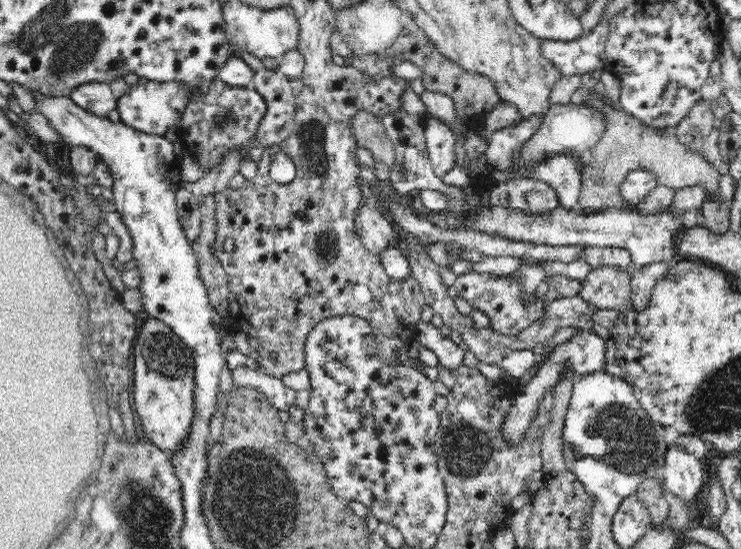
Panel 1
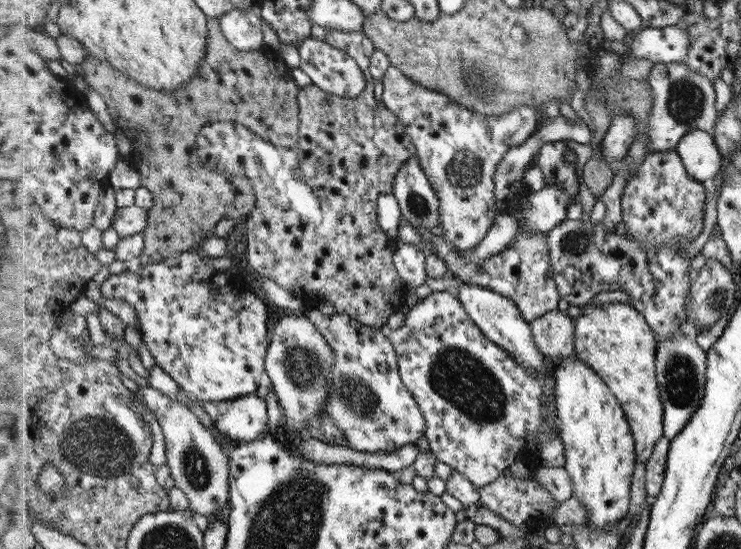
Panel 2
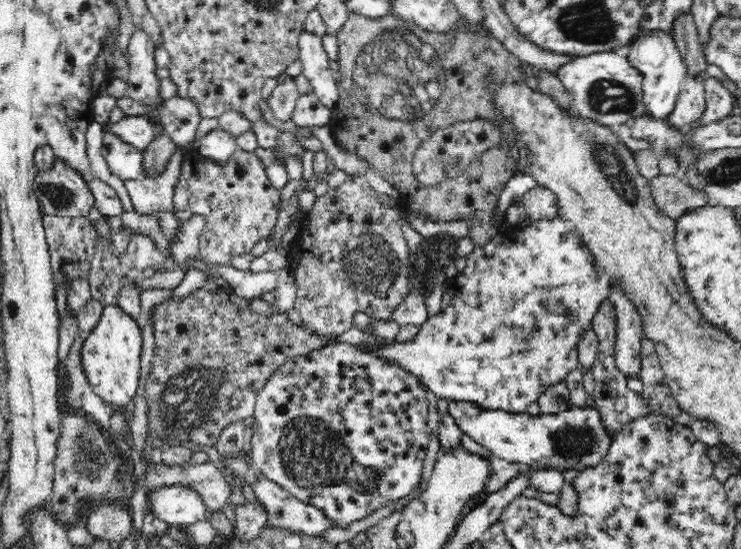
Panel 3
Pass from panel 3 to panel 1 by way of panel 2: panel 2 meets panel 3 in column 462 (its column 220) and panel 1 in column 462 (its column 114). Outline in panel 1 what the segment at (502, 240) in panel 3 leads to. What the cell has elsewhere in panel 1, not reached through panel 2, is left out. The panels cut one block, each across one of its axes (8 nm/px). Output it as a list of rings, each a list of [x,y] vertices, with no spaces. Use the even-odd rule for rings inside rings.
[[[466,274],[457,276],[454,284],[457,294],[472,305],[473,308],[479,308],[488,313],[491,318],[491,326],[495,328],[498,333],[502,335],[516,335],[530,326],[534,320],[542,319],[547,311],[547,304],[541,298],[536,303],[524,307],[520,298],[517,298],[518,285],[514,283],[513,279],[508,276],[490,276],[484,274]]]

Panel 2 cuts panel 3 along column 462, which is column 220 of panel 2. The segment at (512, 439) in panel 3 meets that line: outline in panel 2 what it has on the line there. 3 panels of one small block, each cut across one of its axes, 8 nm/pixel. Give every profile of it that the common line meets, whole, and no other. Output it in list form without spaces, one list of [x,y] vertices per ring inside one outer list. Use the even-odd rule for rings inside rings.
[[[249,394],[236,400],[200,404],[218,431],[234,440],[252,442],[266,434],[266,399]]]

